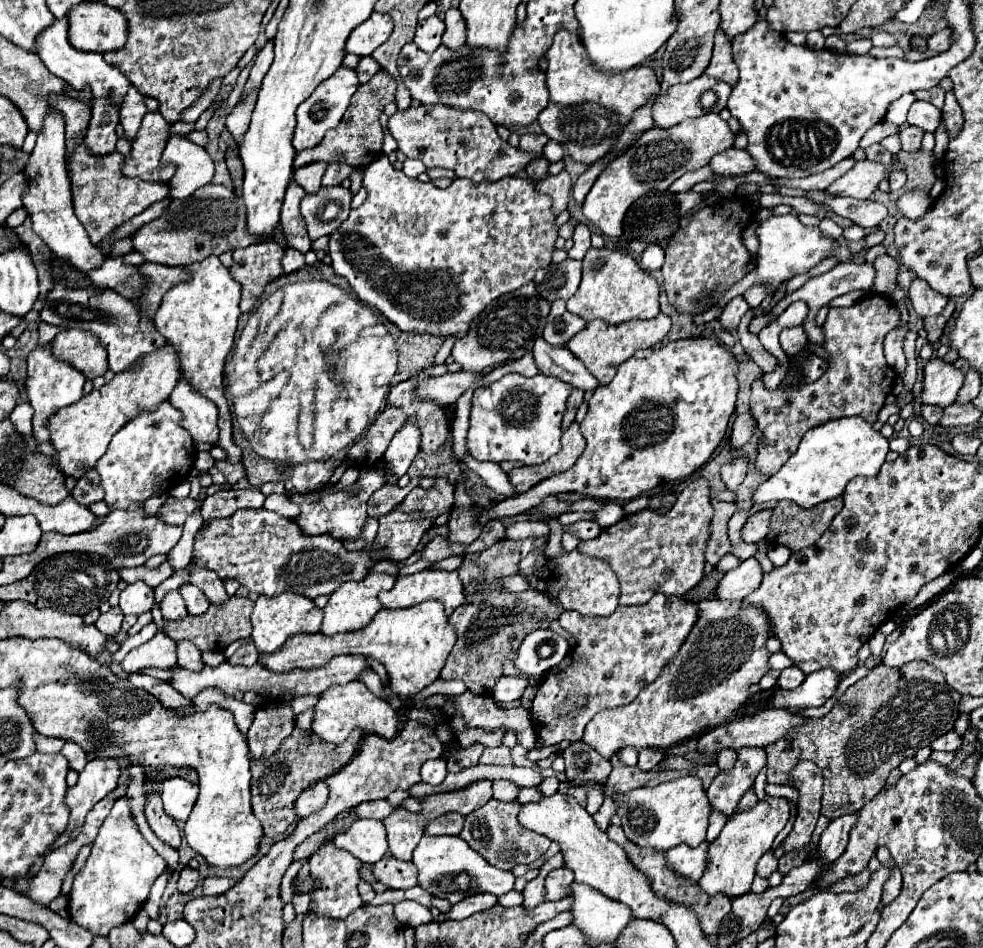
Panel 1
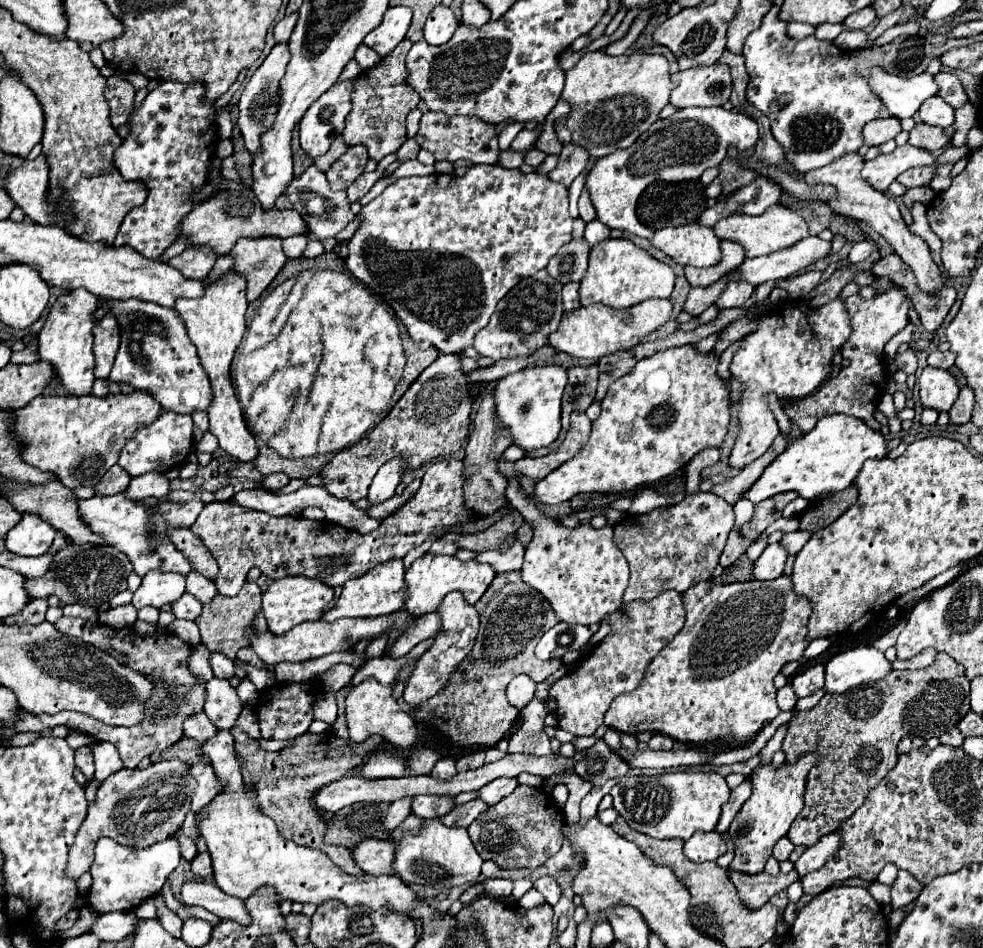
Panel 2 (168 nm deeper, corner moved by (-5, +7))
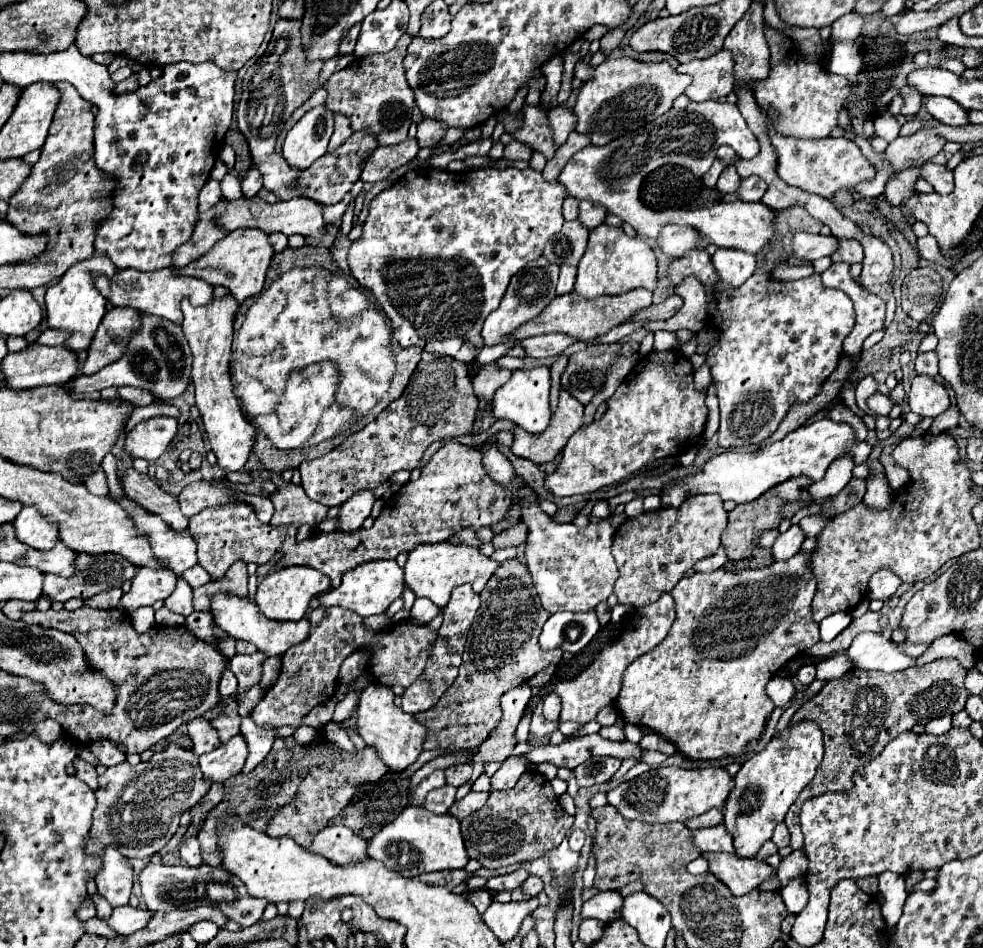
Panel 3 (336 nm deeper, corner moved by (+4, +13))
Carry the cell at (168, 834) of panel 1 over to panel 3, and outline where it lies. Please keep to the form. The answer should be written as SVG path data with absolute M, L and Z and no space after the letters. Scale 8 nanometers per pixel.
M190 836L186 840L180 842L180 858L188 864L188 866L202 866L202 854L200 854L200 842L196 840L196 836Z

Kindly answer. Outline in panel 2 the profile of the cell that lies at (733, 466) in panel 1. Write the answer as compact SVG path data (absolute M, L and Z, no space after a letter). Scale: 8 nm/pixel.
M839 298L831 300L829 304L825 304L821 308L811 308L803 300L785 300L771 314L761 318L759 328L743 340L743 346L735 352L733 362L729 366L731 374L737 376L741 380L741 384L745 386L743 388L743 400L741 400L741 414L739 414L741 432L735 440L733 452L729 456L729 466L731 468L741 470L747 464L751 464L753 460L757 460L771 446L775 436L779 434L777 420L775 420L773 412L767 406L765 394L775 392L781 402L785 402L789 398L805 398L805 396L813 394L825 382L825 378L829 376L833 354L835 354L835 350L841 348L841 344L849 338L849 334L851 334L849 318L847 318L843 300L839 300Z

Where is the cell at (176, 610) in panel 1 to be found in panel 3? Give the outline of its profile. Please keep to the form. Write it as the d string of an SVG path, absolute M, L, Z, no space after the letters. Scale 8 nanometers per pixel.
M178 578L178 584L174 588L174 592L170 594L168 600L164 600L164 606L170 608L172 612L176 614L182 614L182 616L190 616L194 612L194 606L192 606L192 588L186 580Z

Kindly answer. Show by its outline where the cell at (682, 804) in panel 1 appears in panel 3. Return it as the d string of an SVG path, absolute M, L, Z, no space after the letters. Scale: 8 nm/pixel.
M678 766L670 768L654 768L634 780L618 784L608 792L608 802L618 808L624 818L640 820L648 824L668 824L668 822L686 822L688 818L700 816L712 808L722 808L734 780L726 772L726 768L698 768L686 770Z

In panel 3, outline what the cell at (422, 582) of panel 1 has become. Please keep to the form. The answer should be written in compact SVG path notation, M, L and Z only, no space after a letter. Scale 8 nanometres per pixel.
M440 542L440 544L424 544L416 546L408 554L408 562L404 566L404 580L406 586L414 590L416 596L426 596L430 598L436 606L444 608L448 604L452 588L460 584L472 584L474 592L480 594L486 586L486 582L492 578L500 564L494 562L492 558L484 556L478 548L466 546L466 544L450 544L450 542Z

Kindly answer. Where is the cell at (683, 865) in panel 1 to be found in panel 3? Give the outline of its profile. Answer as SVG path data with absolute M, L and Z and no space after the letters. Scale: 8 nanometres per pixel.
M718 824L714 828L702 828L694 832L694 844L702 852L734 852L732 834L728 834L724 824Z

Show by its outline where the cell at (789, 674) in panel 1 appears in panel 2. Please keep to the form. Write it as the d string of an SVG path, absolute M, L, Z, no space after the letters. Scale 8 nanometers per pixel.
M815 664L815 666L803 670L801 674L793 676L791 686L793 686L793 690L795 690L795 696L797 696L797 698L811 696L811 694L817 692L819 688L823 688L823 672L825 672L825 666L823 666L823 664Z

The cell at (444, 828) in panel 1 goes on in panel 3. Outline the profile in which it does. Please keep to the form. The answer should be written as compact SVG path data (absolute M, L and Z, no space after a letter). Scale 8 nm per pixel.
M468 792L460 802L454 802L450 814L456 816L458 820L464 820L464 816L472 814L474 810L480 810L486 804L488 796L490 796L488 792Z

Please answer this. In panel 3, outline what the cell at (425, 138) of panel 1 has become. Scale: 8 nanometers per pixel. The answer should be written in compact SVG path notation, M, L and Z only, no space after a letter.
M424 118L420 124L418 124L418 134L416 134L416 140L418 140L418 146L424 148L434 148L438 146L438 142L444 138L444 126L438 122L438 120L432 120L432 118Z

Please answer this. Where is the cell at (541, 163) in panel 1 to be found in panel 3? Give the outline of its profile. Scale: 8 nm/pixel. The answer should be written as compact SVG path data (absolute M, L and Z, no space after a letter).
M512 140L504 148L504 158L508 158L508 160L530 160L530 156L532 156L530 148L524 146L524 144L520 144L520 142L516 142L516 140Z

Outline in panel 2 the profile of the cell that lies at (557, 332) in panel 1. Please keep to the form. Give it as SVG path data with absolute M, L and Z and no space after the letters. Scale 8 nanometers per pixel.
M569 282L569 284L563 286L563 306L565 306L565 312L571 312L577 306L581 306L577 290L579 290L579 284L573 284L573 282Z

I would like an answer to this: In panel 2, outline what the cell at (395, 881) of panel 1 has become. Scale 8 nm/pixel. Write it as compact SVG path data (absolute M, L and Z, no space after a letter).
M363 840L357 844L355 852L351 854L353 860L361 870L367 874L387 874L395 876L393 872L393 856L395 856L395 844L393 840Z

